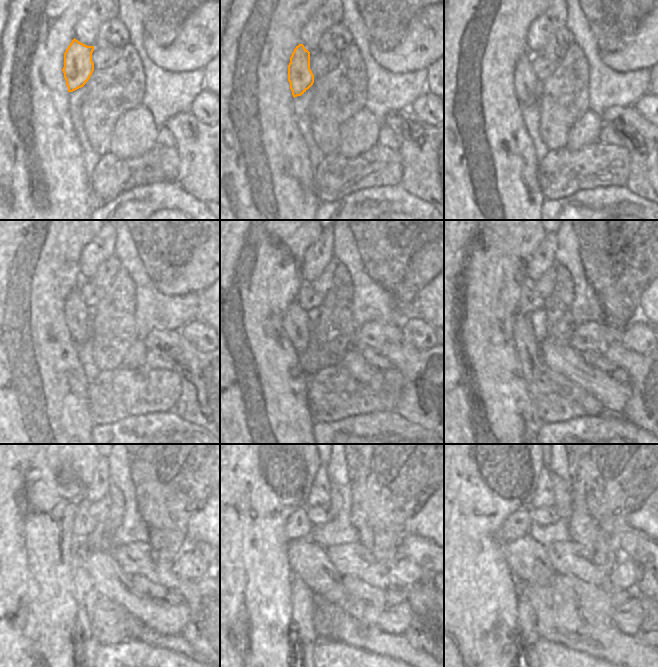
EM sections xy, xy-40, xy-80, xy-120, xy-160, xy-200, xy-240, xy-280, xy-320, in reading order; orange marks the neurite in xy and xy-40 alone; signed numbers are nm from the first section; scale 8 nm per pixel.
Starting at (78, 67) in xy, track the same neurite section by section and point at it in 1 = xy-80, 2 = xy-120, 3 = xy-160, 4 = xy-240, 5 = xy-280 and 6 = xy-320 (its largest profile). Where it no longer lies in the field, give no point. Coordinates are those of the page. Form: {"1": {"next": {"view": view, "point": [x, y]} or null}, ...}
{"1": {"next": {"view": "xy-80", "point": [525, 81]}}, "2": {"next": {"view": "xy-120", "point": [75, 310]}}, "3": {"next": {"view": "xy-160", "point": [296, 325]}}, "4": {"next": {"view": "xy-240", "point": [85, 595]}}, "5": {"next": {"view": "xy-280", "point": [302, 625]}}, "6": {"next": {"view": "xy-320", "point": [525, 617]}}}

